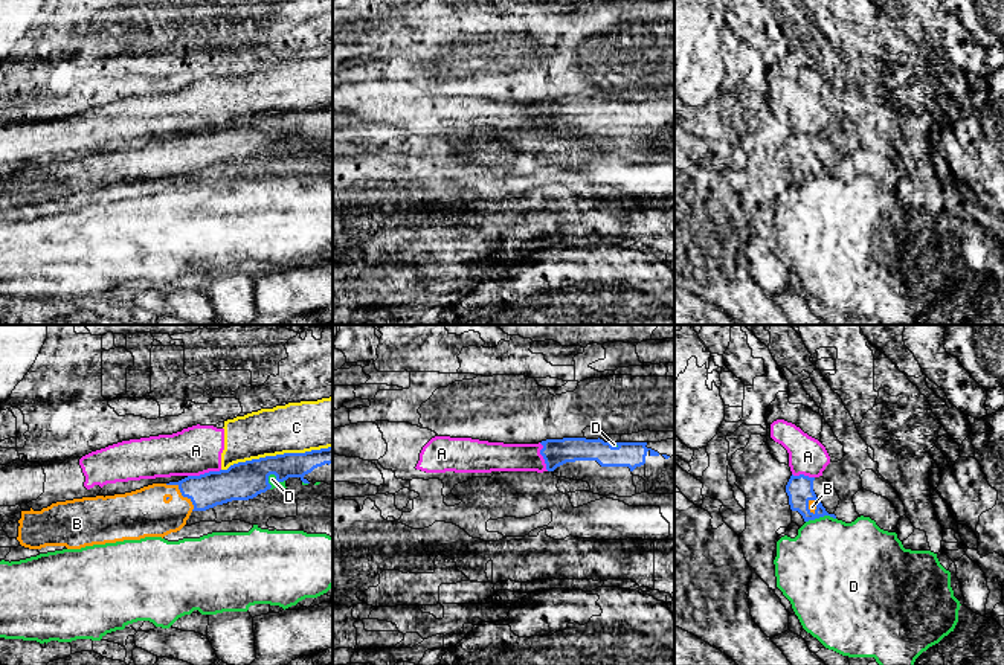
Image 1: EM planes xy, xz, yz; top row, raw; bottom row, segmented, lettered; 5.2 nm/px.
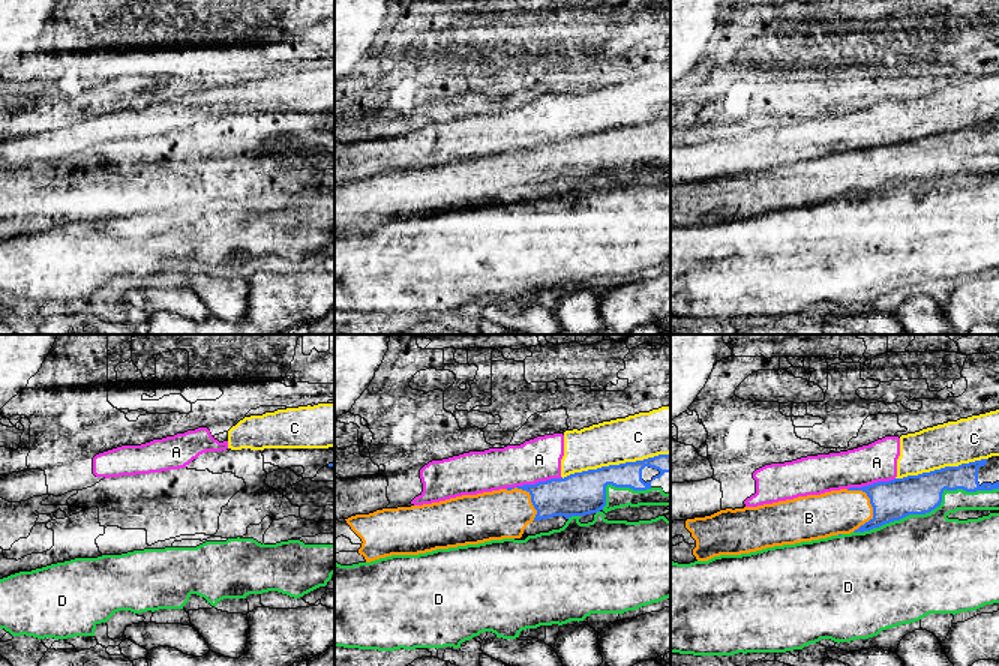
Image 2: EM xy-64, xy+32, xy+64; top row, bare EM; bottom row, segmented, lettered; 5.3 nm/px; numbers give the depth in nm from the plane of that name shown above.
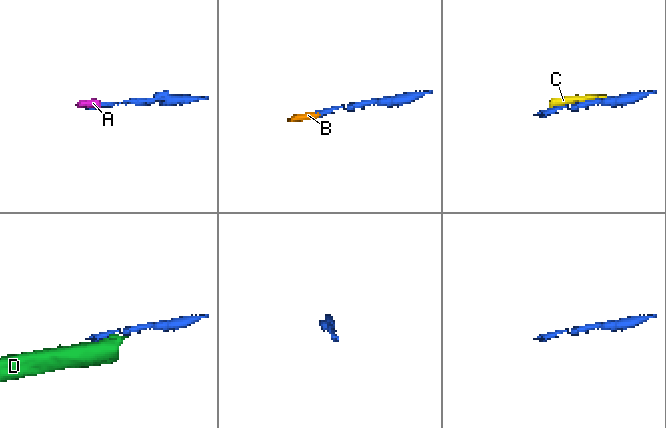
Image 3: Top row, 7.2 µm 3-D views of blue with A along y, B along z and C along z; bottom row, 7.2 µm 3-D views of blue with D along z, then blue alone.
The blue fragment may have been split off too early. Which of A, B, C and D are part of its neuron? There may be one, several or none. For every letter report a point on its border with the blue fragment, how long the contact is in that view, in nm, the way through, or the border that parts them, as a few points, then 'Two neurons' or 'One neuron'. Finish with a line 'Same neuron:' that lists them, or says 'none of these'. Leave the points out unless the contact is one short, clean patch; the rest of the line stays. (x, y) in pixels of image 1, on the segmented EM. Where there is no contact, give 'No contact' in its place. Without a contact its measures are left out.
A: Touches blue at xy (205, 473). Shared border 180 nm. Boundary: xy (220, 469), (188, 476). Two neurons
B: Touches blue at xy (180, 491). Shared border 200 nm. One neuron
C: Touches blue at xy (276, 455). Shared border 600 nm. Two neurons
D: Touches blue at xy (276, 479). Shared border 100 nm. Two neurons
Same neuron: B

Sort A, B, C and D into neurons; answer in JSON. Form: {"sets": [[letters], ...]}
{"sets": [["A", "C"], ["B"], ["D"]]}

